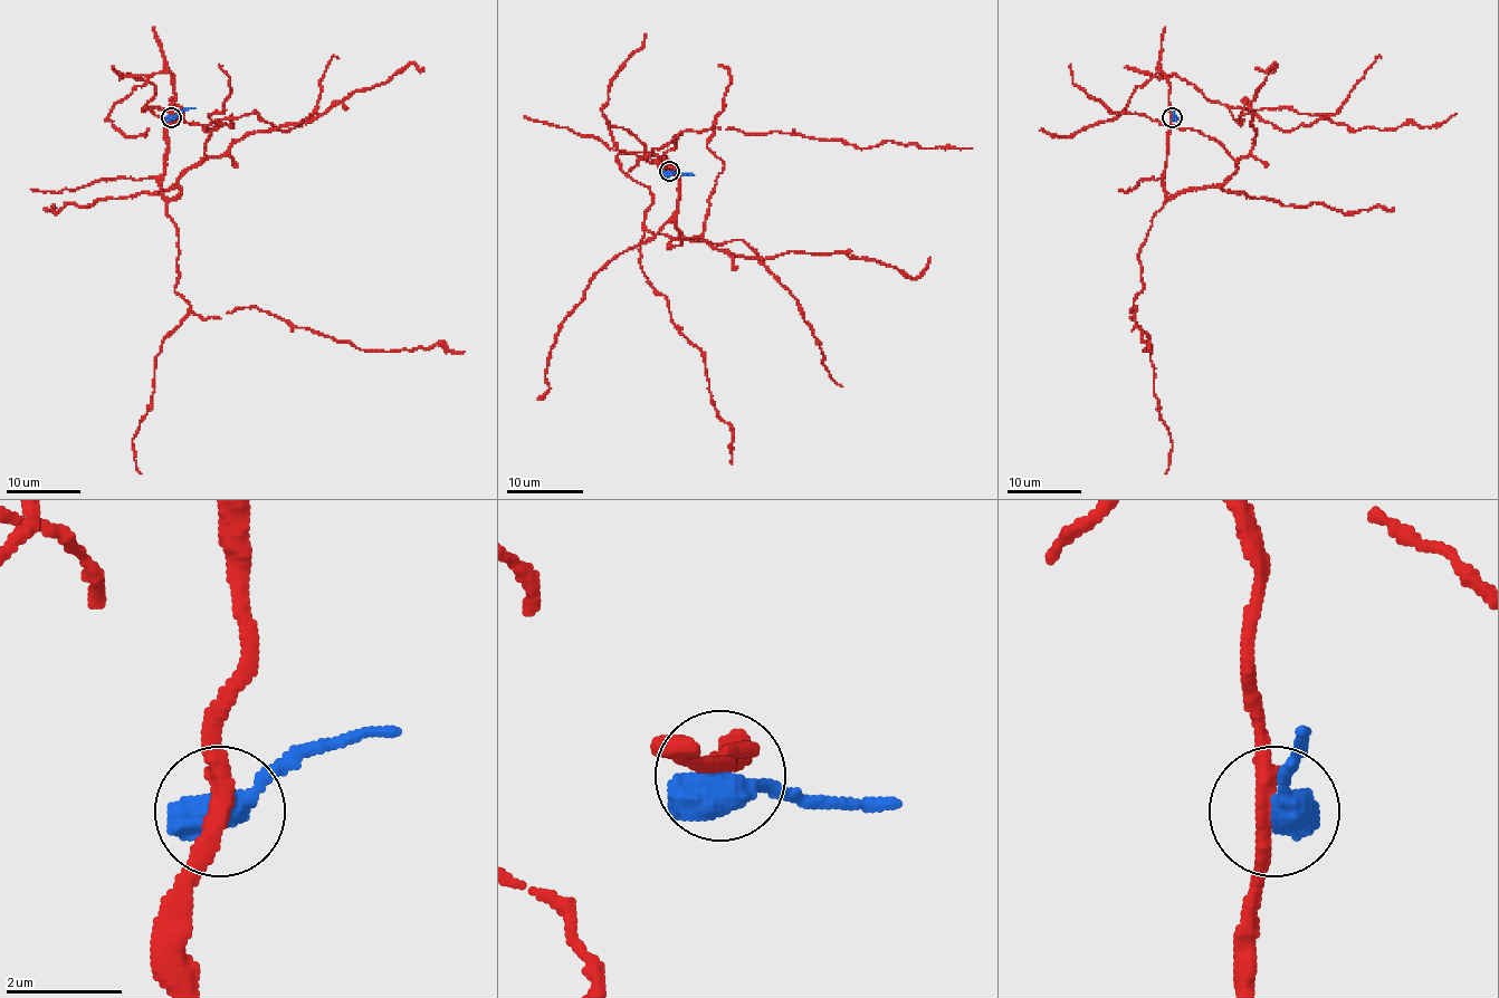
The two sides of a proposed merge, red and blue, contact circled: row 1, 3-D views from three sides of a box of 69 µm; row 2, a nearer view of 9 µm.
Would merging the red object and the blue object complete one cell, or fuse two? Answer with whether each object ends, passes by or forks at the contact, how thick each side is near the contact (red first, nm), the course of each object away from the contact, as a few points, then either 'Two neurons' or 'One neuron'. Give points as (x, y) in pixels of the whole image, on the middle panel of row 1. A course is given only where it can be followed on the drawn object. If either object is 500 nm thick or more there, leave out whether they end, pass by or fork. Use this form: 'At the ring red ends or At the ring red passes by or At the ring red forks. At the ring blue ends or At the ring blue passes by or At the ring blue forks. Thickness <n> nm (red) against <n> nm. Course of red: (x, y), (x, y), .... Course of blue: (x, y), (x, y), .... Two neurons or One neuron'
Thickness 300 nm (red) against 650 nm. Course of red: (669, 169), (659, 162), (672, 141), (703, 130), (796, 133), (865, 149), (888, 141), (972, 149). Course of blue: (669, 171), (694, 175). Two neurons

